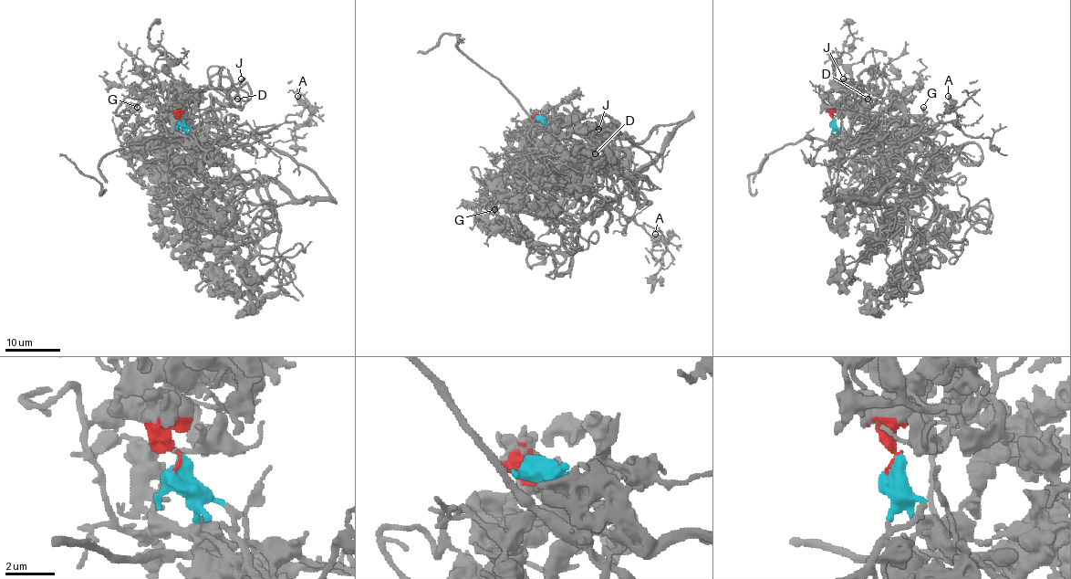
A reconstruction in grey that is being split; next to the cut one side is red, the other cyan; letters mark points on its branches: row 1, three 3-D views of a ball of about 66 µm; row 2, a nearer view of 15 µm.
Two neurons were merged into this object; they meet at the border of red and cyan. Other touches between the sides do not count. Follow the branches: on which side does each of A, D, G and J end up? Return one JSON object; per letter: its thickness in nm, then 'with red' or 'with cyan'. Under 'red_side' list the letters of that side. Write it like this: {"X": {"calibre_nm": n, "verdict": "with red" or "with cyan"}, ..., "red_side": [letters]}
{"A": {"calibre_nm": 440, "verdict": "with cyan"}, "D": {"calibre_nm": 180, "verdict": "with red"}, "G": {"calibre_nm": 160, "verdict": "with cyan"}, "J": {"calibre_nm": 190, "verdict": "with red"}, "red_side": ["D", "J"]}

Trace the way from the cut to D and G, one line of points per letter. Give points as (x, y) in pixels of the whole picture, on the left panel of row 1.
D: (181, 121), (180, 112), (206, 89), (223, 89), (226, 97), (237, 98)
G: (181, 121), (170, 135), (156, 103), (135, 129), (124, 102), (121, 127), (137, 107)

